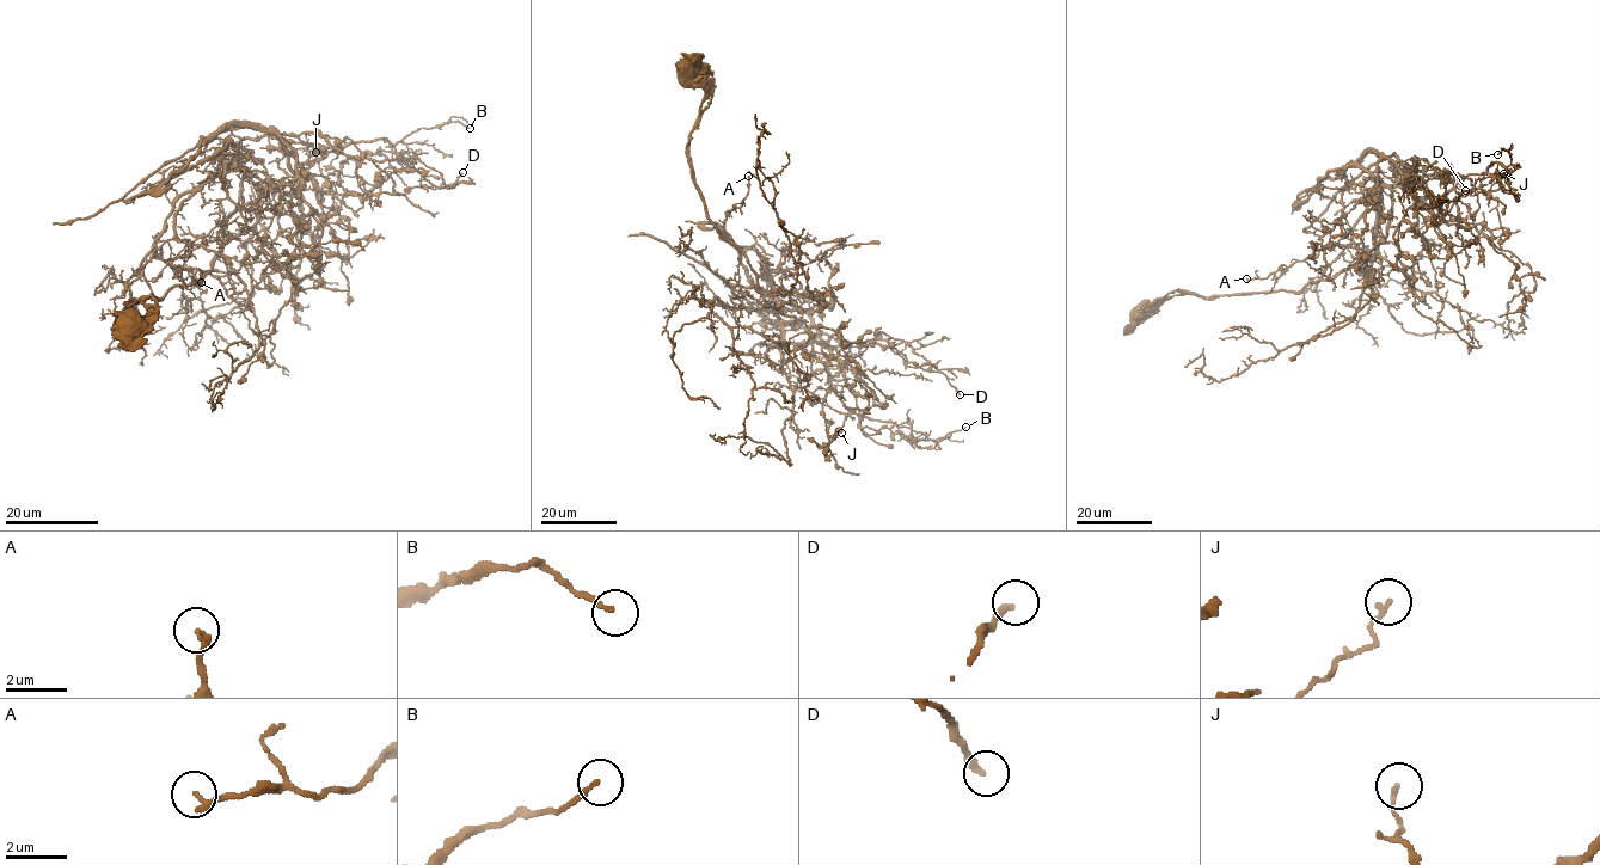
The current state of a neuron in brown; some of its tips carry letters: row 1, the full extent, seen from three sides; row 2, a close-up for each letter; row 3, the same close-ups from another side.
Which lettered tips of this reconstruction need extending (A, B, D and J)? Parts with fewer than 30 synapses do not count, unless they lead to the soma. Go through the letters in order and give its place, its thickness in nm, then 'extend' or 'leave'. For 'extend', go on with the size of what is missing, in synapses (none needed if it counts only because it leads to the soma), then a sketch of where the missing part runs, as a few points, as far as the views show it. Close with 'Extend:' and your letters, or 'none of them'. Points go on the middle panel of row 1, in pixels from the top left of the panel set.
A: at (748, 176); 200 nm thick; leave
B: at (966, 427); 150 nm thick; leave
D: at (960, 394); 240 nm thick; leave
J: at (841, 433); 150 nm thick; leave
Extend: none of them

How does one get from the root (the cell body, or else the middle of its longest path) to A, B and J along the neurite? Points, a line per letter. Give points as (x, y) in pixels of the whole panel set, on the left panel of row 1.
A: (128, 329), (128, 302), (200, 282), (257, 219), (238, 169), (175, 216), (171, 264), (201, 282)
B: (128, 329), (147, 313), (128, 302), (200, 282), (257, 219), (244, 169), (293, 191), (313, 154), (470, 128)
J: (128, 329), (128, 302), (200, 282), (257, 219), (244, 169), (253, 210), (268, 177), (319, 175), (316, 152)

